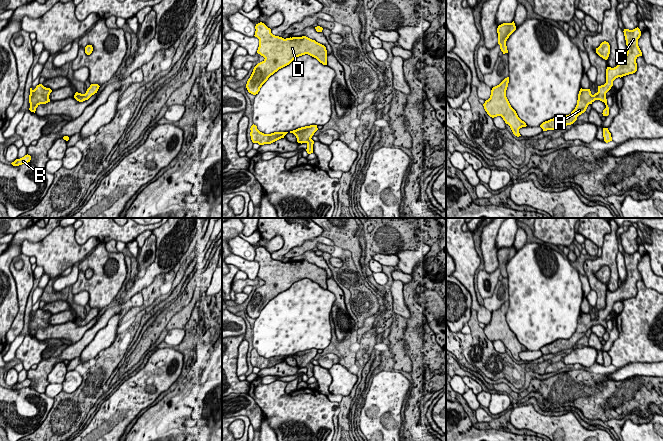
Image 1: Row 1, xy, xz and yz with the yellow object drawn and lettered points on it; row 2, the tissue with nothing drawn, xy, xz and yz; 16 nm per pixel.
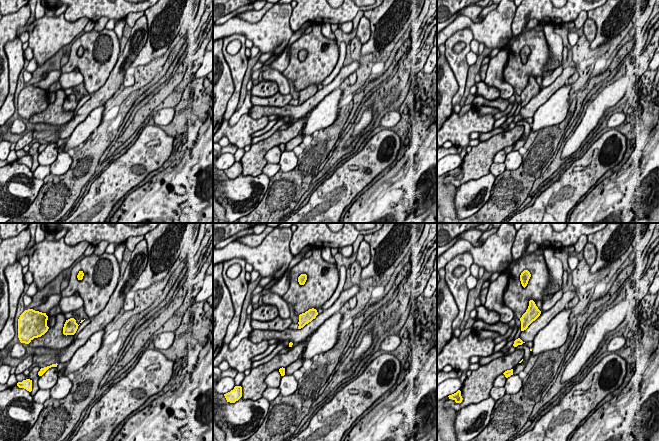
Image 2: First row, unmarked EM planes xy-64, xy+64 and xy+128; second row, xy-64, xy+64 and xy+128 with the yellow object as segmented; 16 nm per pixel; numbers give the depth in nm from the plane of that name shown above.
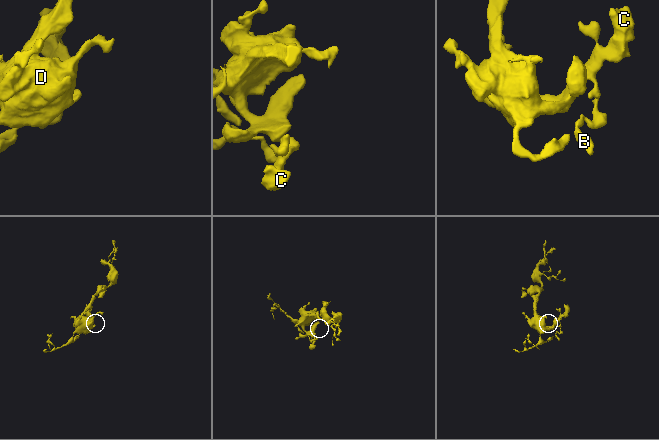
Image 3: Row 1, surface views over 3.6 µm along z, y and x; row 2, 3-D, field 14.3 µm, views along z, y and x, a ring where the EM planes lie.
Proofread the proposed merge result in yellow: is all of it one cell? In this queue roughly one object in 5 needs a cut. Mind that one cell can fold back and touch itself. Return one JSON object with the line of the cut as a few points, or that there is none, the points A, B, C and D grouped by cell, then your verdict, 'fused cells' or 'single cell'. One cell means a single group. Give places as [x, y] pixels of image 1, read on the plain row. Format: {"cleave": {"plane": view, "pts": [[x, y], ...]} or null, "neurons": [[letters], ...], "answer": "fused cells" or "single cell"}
{"cleave": null, "neurons": [["A", "B", "C", "D"]], "answer": "single cell"}

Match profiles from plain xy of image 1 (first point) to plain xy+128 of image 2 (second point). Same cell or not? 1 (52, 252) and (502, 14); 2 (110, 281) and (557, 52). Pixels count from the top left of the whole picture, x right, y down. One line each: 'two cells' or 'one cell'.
1: one cell
2: two cells

